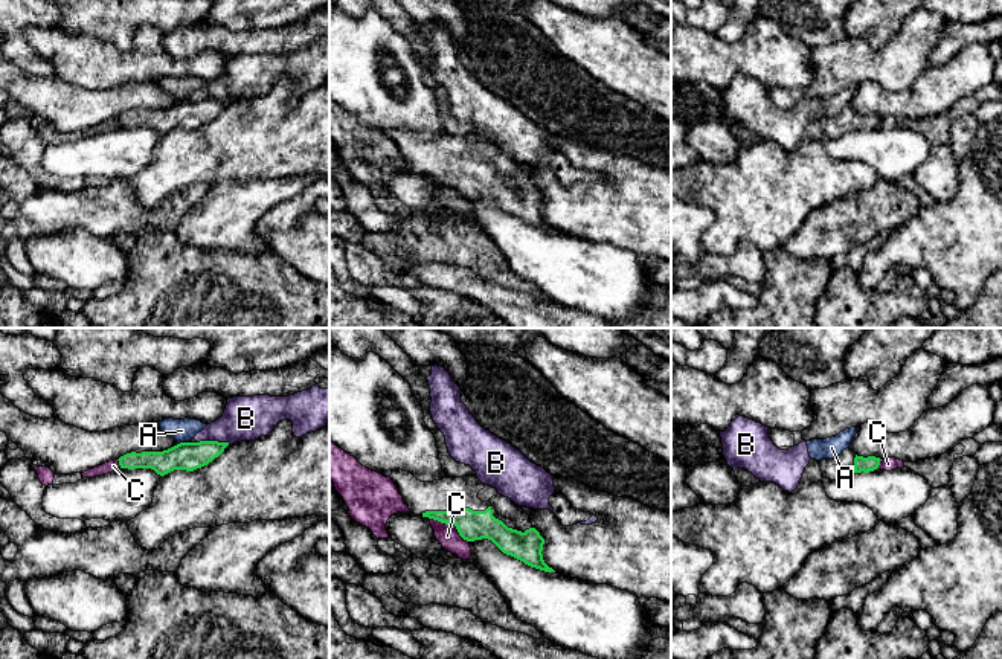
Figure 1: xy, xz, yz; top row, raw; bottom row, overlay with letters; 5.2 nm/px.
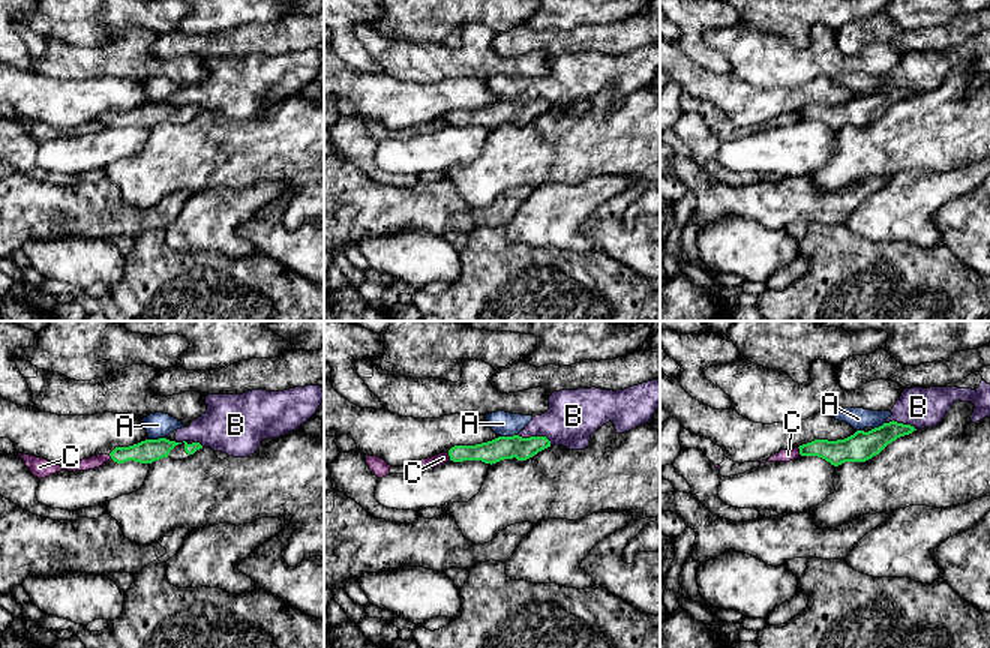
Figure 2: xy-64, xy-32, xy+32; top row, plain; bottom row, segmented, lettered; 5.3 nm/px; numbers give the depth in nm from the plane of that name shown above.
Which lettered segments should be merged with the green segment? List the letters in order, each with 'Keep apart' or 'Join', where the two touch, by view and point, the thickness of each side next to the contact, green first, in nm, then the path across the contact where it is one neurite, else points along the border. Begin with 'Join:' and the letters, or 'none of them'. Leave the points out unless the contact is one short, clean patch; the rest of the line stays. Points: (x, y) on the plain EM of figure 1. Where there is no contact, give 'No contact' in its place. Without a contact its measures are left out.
Join: none of them
A: Keep apart. Touches green at xy (182, 101). Thickness 150 nm (green) against 120 nm
B: Keep apart. Touches green at xy (214, 99). Thickness 150 nm (green) against 240 nm
C: Keep apart. Touches green at xz (450, 182). Thickness 160 nm (green) against 110 nm. Boundary: xz (429, 176), (452, 182), (467, 200)

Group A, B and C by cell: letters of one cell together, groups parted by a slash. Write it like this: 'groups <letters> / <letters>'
groups A B / C

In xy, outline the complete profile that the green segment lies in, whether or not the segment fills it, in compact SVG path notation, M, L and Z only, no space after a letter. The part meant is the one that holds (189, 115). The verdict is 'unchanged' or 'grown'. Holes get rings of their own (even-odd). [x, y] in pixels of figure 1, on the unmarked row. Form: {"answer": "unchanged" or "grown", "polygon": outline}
{"answer": "unchanged", "polygon": "M200 99L180 101L163 110L127 111L120 114L120 127L151 127L157 133L165 134L174 128L194 130L218 116L229 101Z"}

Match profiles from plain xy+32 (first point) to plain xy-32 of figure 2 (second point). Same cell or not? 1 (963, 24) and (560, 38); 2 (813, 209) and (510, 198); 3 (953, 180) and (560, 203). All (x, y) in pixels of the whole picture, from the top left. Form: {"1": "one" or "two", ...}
{"1": "one", "2": "one", "3": "one"}

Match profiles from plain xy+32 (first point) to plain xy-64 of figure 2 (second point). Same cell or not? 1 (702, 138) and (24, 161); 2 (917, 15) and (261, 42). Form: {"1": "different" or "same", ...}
{"1": "same", "2": "different"}

